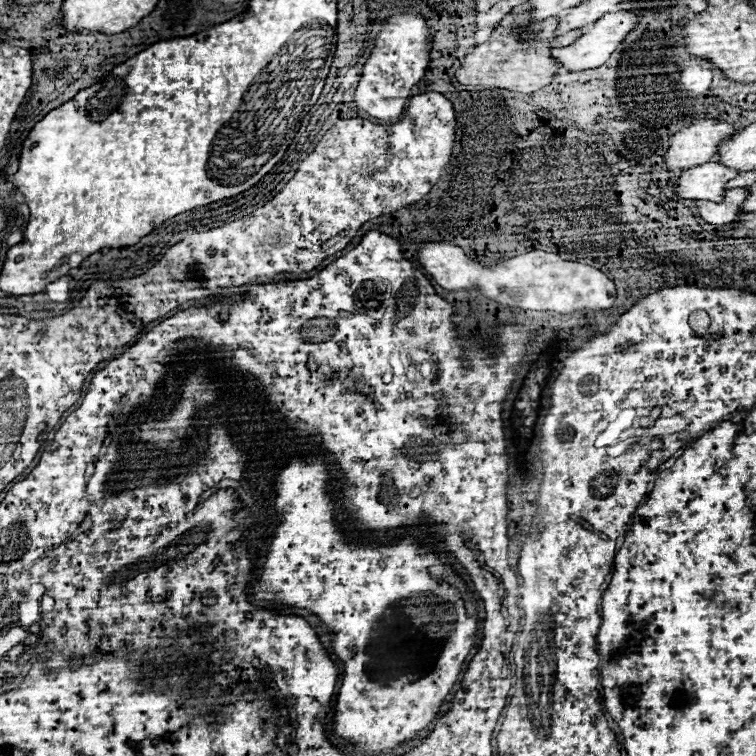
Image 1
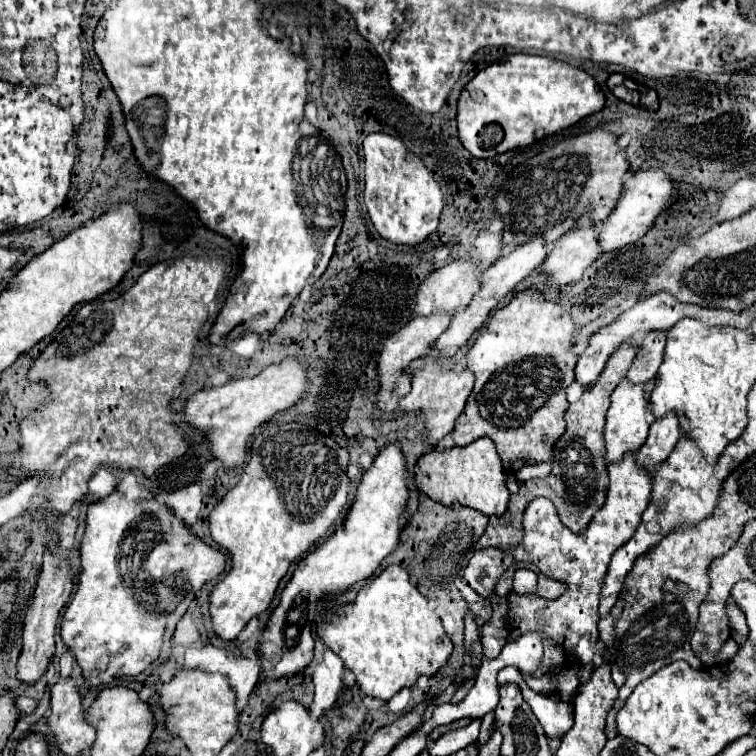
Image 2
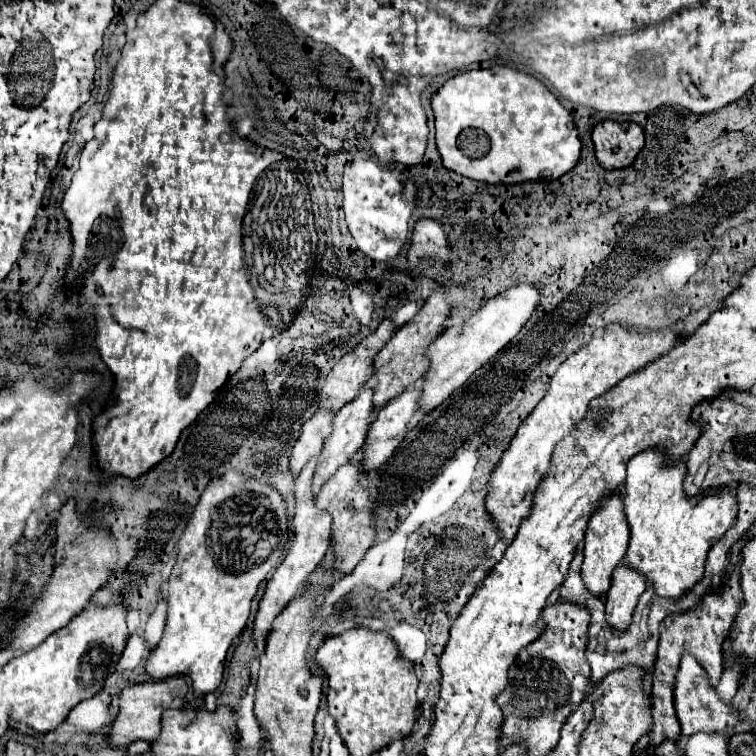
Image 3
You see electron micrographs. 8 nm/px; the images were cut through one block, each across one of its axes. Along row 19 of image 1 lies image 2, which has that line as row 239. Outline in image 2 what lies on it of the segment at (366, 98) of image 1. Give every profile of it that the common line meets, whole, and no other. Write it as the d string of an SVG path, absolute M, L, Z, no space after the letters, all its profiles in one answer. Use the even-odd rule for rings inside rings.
M386 132L368 134L362 143L362 148L365 168L364 202L366 202L370 220L374 228L378 230L378 234L398 244L418 244L426 240L438 226L438 218L444 206L444 196L440 190L440 184L434 180L424 160L414 160L416 156L412 152L407 152L402 139L386 134Z

